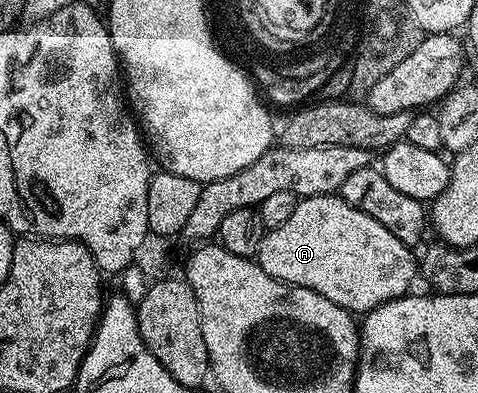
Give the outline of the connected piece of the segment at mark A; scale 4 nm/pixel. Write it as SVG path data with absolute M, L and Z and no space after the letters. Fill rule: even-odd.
M332 194L302 197L297 210L293 210L291 217L282 226L264 231L257 262L265 274L281 282L313 290L329 298L329 302L337 302L337 306L352 314L366 314L412 291L411 283L415 276L417 280L417 260L411 257L411 252L412 249L393 238L393 234L389 234L389 230L377 222L377 218L361 214L361 210L349 206L342 196Z

